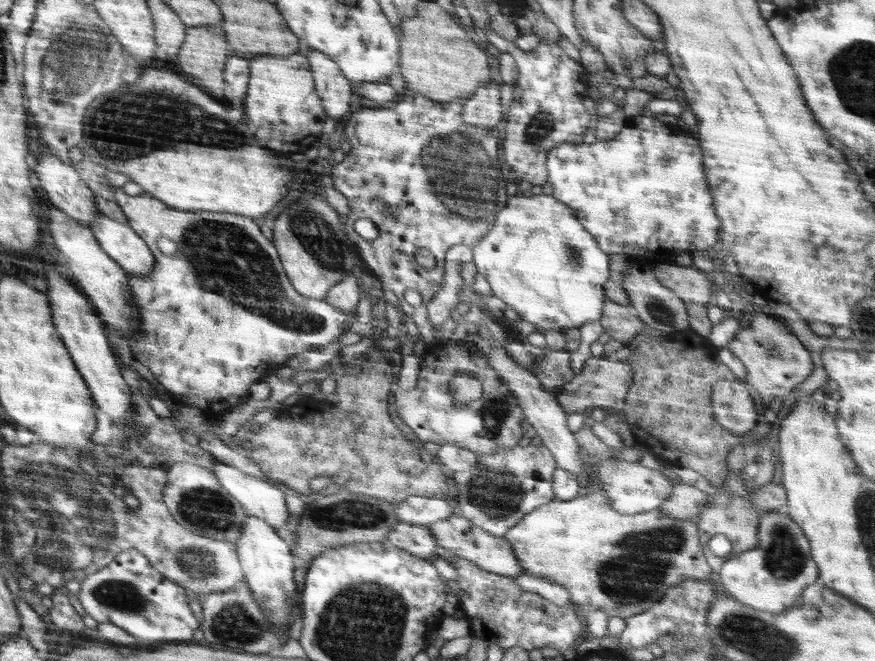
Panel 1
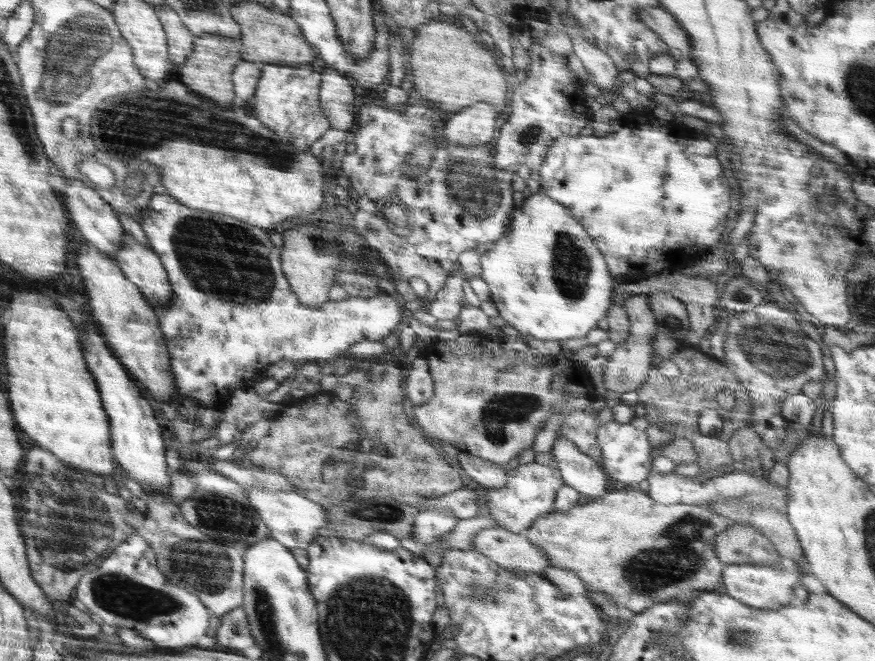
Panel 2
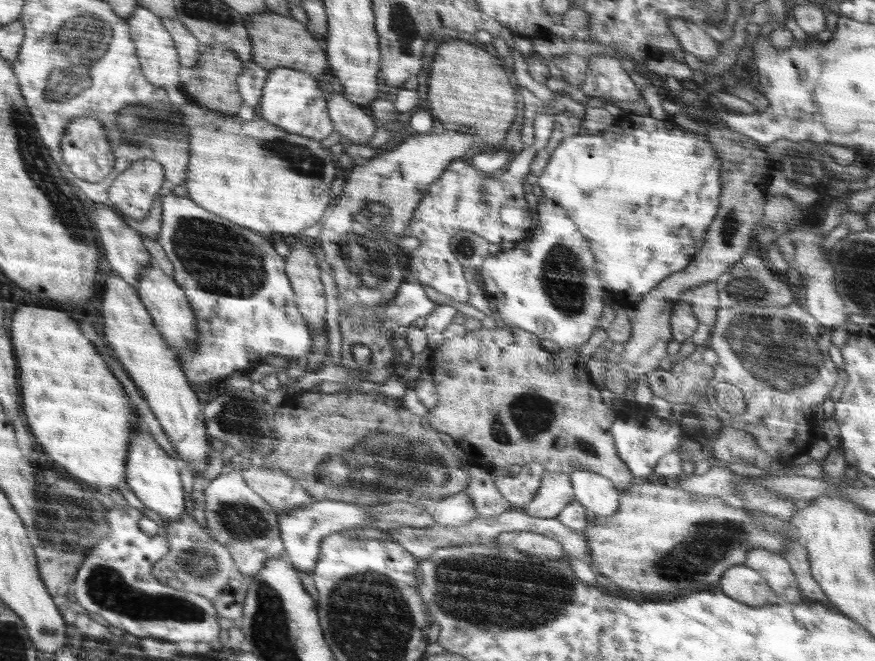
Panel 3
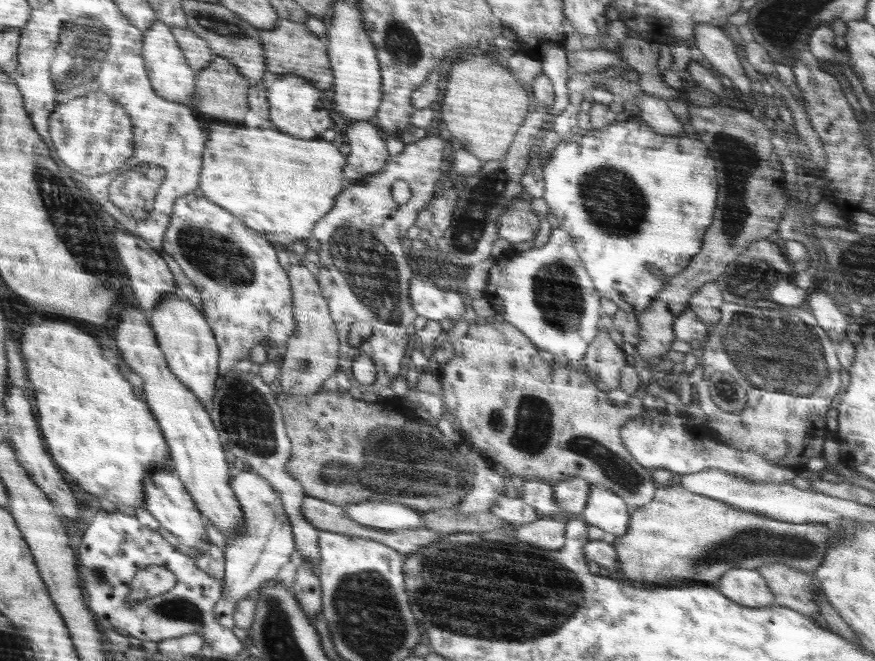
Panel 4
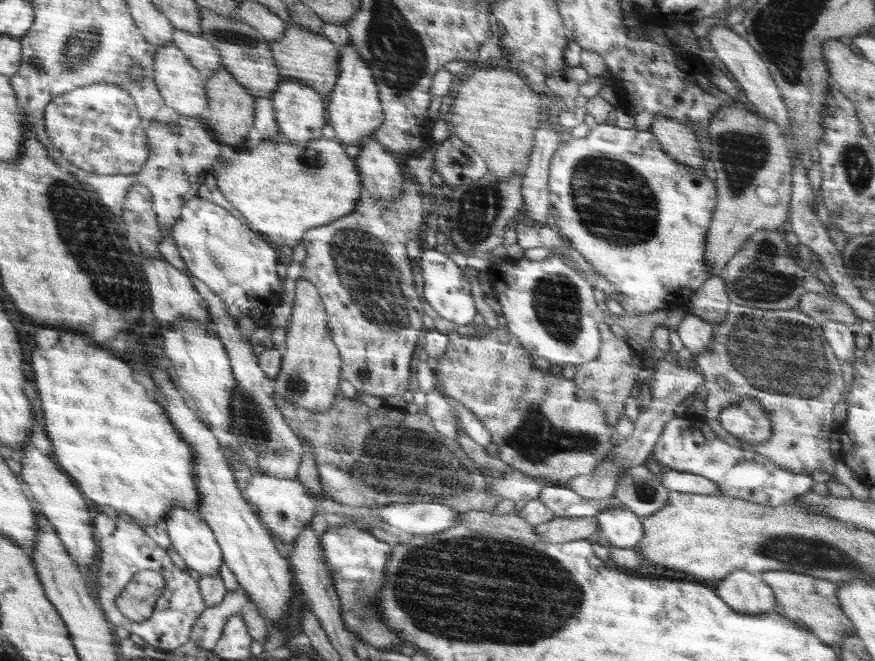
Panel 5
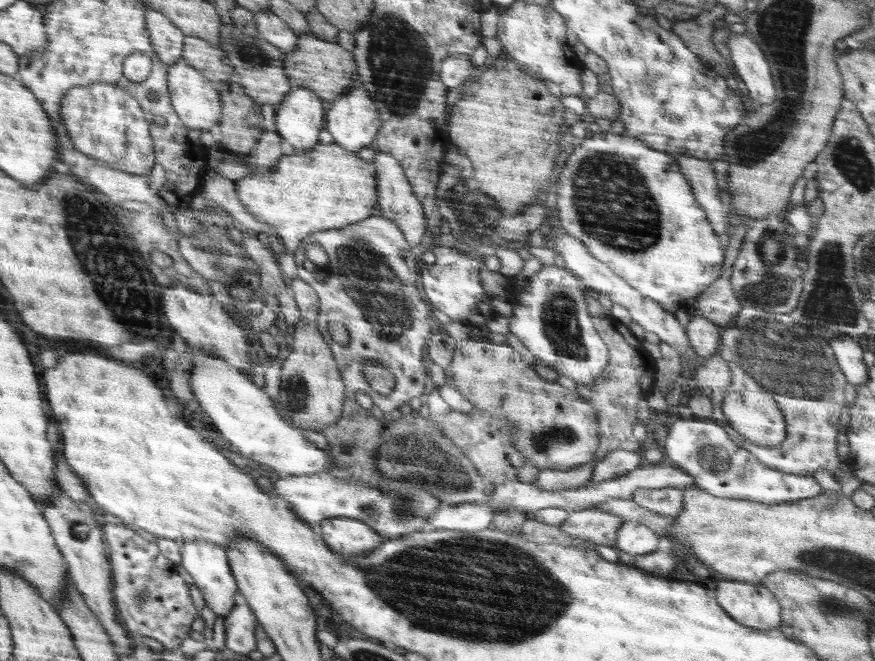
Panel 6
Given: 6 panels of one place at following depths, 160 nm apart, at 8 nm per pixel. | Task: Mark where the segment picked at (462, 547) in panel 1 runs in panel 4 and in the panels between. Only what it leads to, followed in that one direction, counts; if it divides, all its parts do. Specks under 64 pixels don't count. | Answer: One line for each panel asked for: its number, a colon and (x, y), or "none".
2: (512, 551)
3: (535, 544)
4: (546, 533)

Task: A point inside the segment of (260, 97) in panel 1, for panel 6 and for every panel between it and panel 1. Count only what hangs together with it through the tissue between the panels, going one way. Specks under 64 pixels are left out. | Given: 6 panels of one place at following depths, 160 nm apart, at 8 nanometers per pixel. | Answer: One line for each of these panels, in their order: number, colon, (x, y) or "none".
2: (286, 98)
3: (293, 100)
4: (296, 107)
5: (299, 114)
6: (299, 119)

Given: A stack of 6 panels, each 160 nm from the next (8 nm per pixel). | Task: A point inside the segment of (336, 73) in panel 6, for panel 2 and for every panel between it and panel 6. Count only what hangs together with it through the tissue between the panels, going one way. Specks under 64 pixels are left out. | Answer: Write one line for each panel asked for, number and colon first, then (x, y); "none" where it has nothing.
2: (268, 36)
3: (279, 41)
4: (290, 48)
5: (309, 57)

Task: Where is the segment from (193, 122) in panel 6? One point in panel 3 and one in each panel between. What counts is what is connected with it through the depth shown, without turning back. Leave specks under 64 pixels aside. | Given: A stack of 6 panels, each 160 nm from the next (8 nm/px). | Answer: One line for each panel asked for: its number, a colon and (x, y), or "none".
3: (158, 55)
4: (168, 69)
5: (181, 86)

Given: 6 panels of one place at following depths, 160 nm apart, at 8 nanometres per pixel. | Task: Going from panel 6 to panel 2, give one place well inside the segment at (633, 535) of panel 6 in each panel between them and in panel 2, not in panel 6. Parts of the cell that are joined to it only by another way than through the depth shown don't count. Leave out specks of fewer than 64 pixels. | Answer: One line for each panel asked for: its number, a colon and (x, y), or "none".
2: (578, 470)
3: (596, 493)
4: (608, 511)
5: (622, 528)

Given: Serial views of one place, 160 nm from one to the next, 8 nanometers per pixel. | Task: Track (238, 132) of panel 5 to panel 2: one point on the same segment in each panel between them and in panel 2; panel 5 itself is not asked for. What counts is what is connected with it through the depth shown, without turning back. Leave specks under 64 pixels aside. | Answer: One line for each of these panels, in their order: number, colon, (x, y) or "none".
2: (208, 71)
3: (213, 80)
4: (221, 90)

